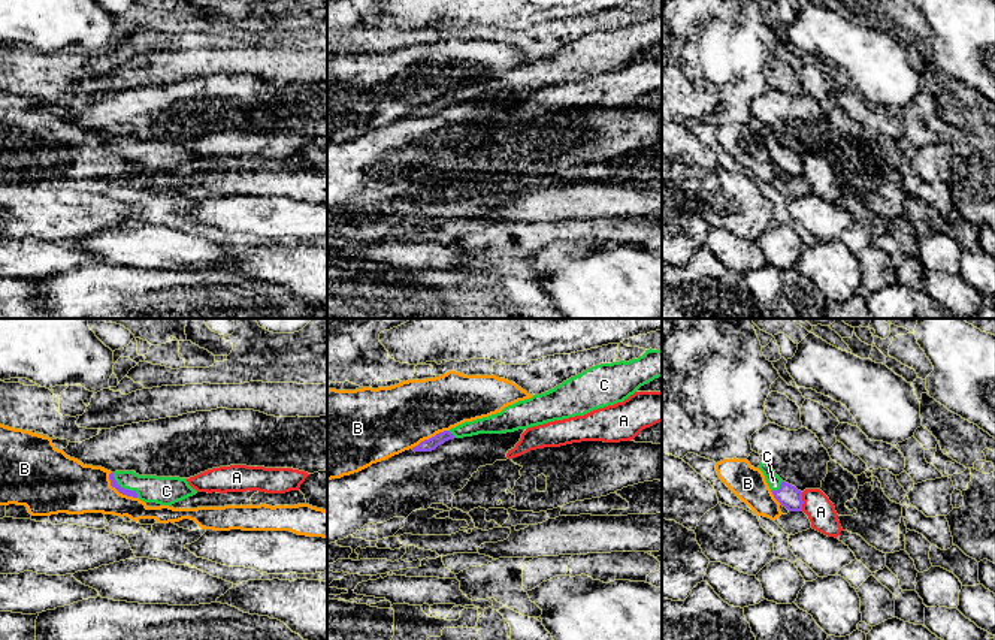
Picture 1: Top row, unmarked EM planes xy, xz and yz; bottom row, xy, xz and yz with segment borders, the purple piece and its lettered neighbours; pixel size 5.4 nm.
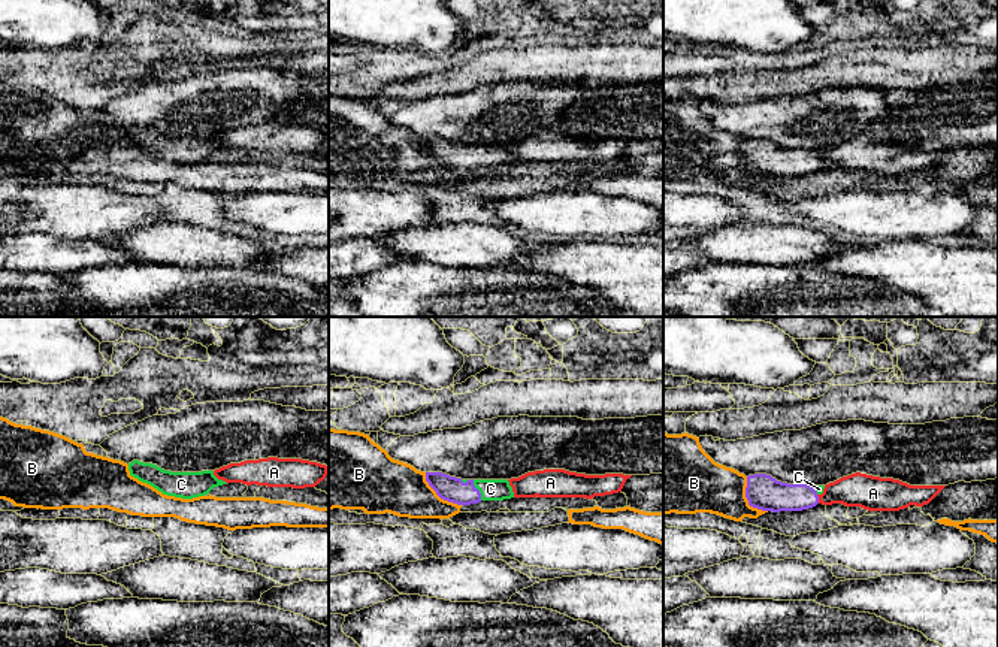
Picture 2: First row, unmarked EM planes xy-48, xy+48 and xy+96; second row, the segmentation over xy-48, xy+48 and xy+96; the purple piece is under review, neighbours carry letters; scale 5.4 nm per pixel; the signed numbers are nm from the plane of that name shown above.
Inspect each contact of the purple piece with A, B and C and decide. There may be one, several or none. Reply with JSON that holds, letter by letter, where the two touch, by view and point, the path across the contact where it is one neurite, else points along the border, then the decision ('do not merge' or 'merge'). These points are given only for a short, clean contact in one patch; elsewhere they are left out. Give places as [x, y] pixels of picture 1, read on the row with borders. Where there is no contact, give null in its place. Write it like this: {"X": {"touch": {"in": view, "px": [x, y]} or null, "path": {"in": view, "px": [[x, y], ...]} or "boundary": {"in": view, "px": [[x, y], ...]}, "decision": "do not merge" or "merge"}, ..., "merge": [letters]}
{"A": {"touch": {"in": "yz", "px": [803, 501]}, "decision": "do not merge"}, "B": {"touch": {"in": "xy", "px": [118, 491]}, "decision": "do not merge"}, "C": {"touch": {"in": "xy", "px": [123, 488]}, "path": {"in": "xy", "px": [[114, 483], [123, 488], [166, 491]]}, "decision": "merge"}, "merge": ["C"]}

